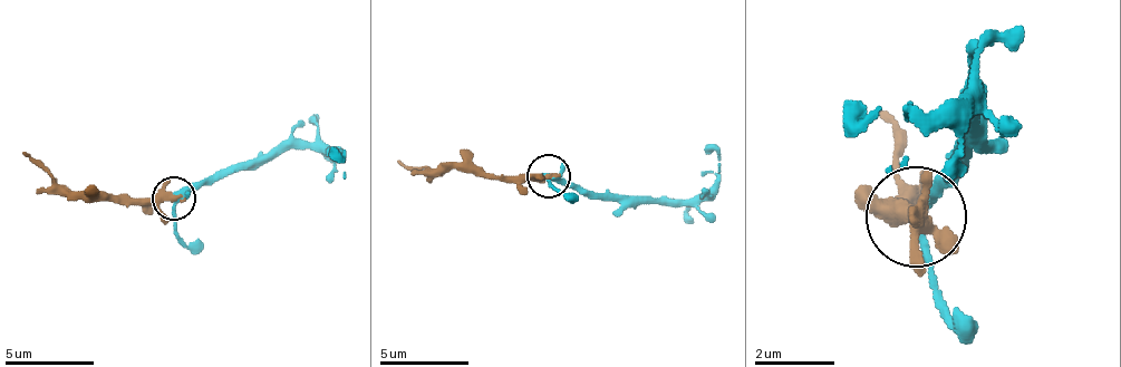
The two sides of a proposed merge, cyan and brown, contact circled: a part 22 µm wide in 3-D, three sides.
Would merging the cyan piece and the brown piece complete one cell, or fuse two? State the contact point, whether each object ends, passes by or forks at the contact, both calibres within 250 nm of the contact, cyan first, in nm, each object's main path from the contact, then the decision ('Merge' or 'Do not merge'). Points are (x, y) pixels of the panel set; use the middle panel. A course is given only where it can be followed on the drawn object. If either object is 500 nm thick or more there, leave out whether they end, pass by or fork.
Place: (549, 176). At the ring cyan forks. At the ring brown forks. Thickness 240 nm (cyan) against 240 nm. Course of cyan: (550, 177), (625, 199), (696, 199), (718, 177), (718, 155), (705, 146). Course of brown: (550, 177), (474, 177), (438, 168), (407, 168), (398, 160). Merge

